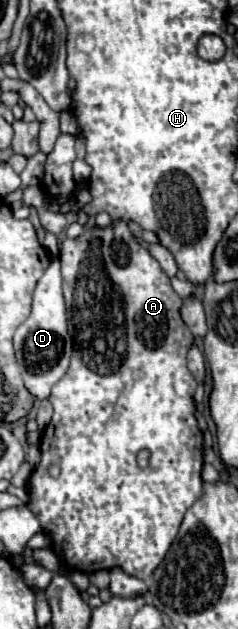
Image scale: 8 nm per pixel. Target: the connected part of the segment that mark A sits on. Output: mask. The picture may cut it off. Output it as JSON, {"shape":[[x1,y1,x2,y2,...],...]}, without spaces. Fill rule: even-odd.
{"shape":[[116,220,114,226,110,228,86,228,86,232,74,240,66,238,60,248,60,262,62,262,62,278,64,278,64,298,66,298,66,308,68,308,68,328,74,338,74,350,72,350,72,362,68,372,54,384,52,394,50,394,50,404,54,408,54,416,50,424,44,428,42,438,40,438,40,464,32,470,30,480,28,480,28,508,38,516,40,526,44,534,48,534,52,542,52,550,58,556,60,564,64,570,80,570,84,574,92,574,98,570,112,570,112,568,122,568,128,576,148,580,152,572,158,568,158,564,164,560,174,536,178,534,180,522,184,518,184,512,198,500,202,494,202,480,200,480,200,470,202,470,202,456,204,456,204,438,198,428,198,420,194,416,194,406,192,406,192,382,194,382,194,392,196,392,196,380,190,376,190,370,186,366,186,354,194,346,194,336,180,318,180,306,182,298,172,290,170,278,166,272,160,268,160,264,150,256,148,250,144,250,128,230,124,220],[140,450,148,450,150,460,146,468,140,468,136,464,136,454],[58,466,60,474,50,476,48,468]]}

